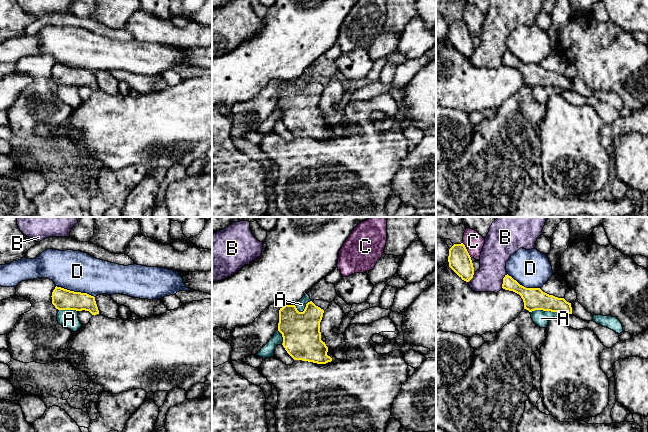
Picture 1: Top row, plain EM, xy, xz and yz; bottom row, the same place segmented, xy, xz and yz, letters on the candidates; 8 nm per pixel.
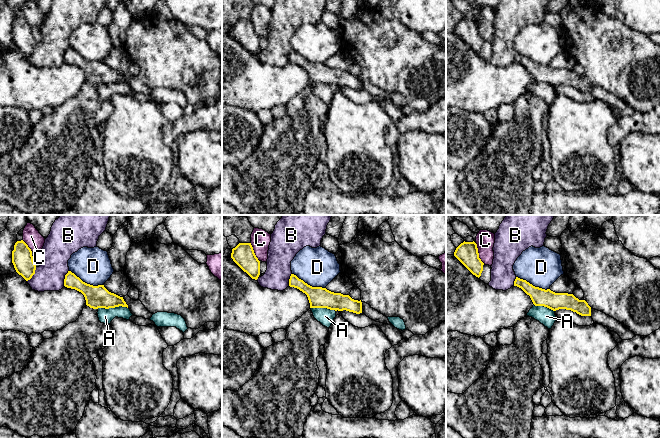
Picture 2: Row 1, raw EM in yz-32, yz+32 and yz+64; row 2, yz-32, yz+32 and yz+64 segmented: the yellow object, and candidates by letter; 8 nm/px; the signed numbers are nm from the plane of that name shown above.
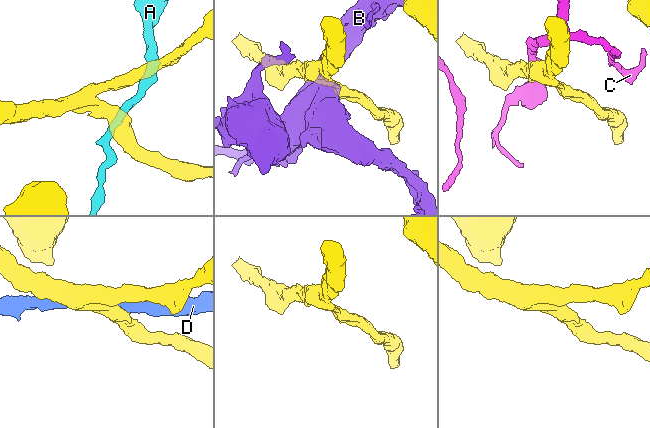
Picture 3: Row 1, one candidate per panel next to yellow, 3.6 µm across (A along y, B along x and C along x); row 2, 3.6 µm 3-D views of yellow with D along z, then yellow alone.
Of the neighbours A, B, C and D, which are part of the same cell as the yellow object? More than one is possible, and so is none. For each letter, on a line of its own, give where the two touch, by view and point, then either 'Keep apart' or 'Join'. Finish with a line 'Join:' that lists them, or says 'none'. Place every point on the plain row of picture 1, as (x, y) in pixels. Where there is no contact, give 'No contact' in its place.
A: Touches yellow at yz (547, 86). Join
B: Touches yellow at yz (503, 57). Keep apart
C: Touches yellow at yz (466, 26). Keep apart
D: Touches yellow at xy (75, 68). Keep apart
Join: A

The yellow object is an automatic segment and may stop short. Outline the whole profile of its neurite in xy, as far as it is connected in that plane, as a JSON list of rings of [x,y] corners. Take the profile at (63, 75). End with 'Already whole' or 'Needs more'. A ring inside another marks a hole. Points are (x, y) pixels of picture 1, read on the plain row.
[[[56,62],[51,73],[52,80],[58,86],[85,86],[92,91],[99,90],[95,73],[87,69],[74,68]]]. Already whole

